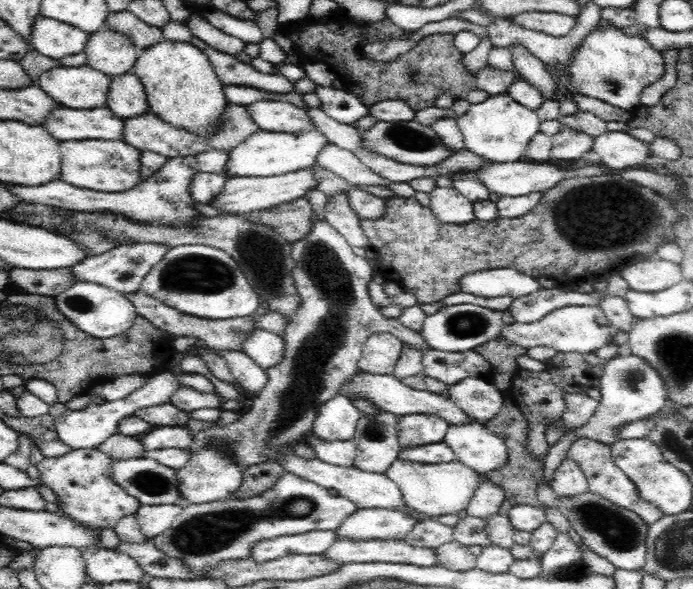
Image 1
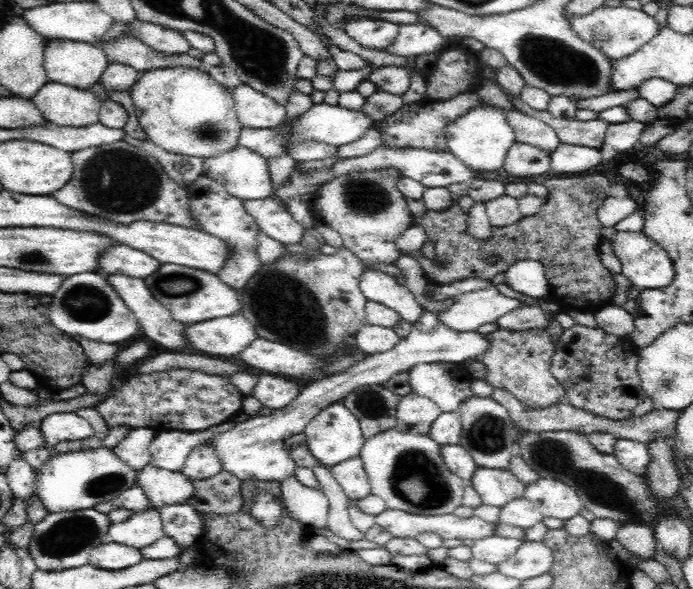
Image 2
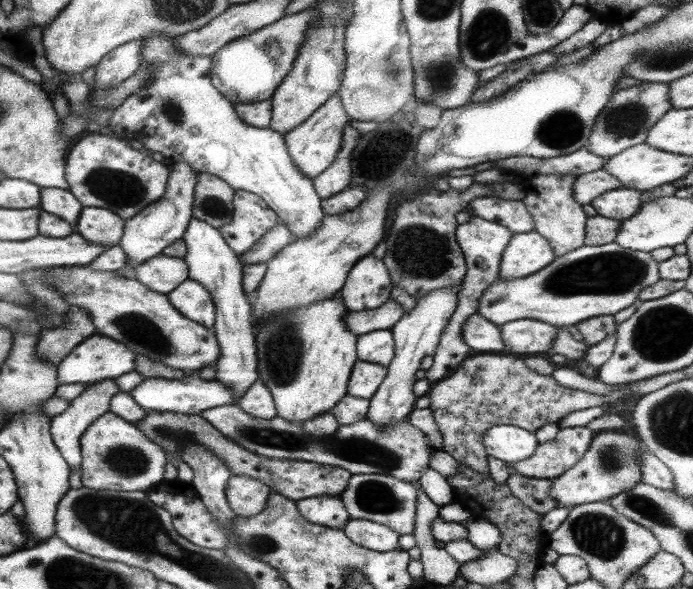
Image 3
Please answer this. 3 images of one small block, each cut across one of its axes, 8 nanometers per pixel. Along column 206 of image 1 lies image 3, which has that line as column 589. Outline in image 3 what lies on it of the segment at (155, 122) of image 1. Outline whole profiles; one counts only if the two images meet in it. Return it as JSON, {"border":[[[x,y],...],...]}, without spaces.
{"border":[[[641,83],[613,91],[594,118],[585,148],[595,156],[608,159],[625,148],[644,143],[648,130],[671,108],[668,83]]]}

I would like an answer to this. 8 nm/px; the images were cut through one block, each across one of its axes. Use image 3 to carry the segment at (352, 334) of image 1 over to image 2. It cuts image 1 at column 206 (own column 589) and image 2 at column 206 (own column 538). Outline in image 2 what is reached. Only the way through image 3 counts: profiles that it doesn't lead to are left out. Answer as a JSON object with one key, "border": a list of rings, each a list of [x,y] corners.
{"border":[[[211,443],[198,445],[186,458],[182,473],[194,480],[205,480],[218,476],[222,472],[222,465]]]}

